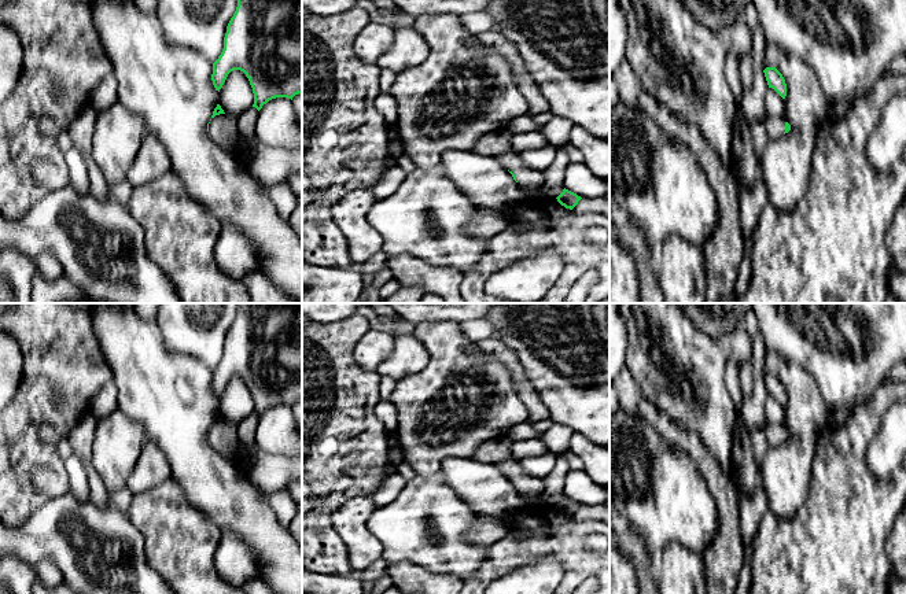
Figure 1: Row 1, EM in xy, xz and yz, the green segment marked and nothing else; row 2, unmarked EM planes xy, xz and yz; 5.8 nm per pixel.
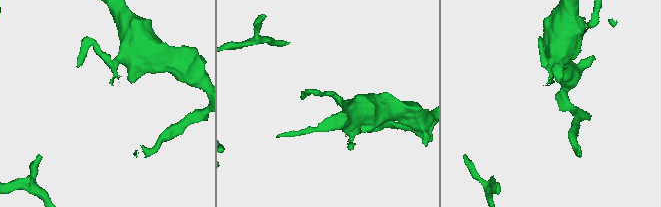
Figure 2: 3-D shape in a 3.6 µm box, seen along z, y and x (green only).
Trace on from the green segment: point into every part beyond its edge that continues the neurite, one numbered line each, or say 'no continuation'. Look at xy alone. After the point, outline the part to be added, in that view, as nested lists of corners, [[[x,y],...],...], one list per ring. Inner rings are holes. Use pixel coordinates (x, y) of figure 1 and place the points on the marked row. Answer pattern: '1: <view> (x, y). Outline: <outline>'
1: xy (223, 129). Outline: [[[228,114],[216,115],[209,123],[209,134],[222,148],[233,152],[239,139],[236,118]]]

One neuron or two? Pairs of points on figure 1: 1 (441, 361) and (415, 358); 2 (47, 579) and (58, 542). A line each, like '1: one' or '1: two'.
1: two
2: two

